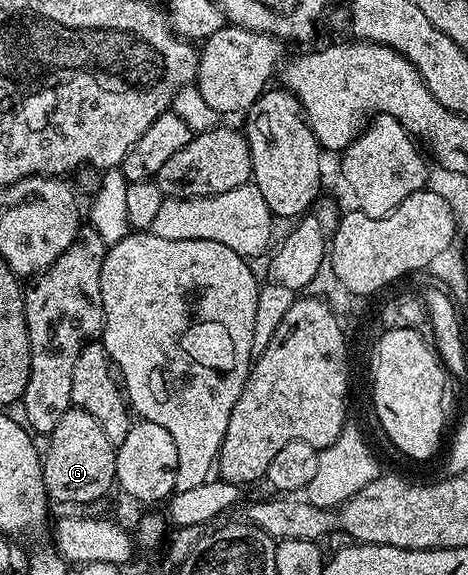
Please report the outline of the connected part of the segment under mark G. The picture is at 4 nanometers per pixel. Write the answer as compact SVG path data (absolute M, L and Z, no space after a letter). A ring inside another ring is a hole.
M71 406L57 421L57 429L46 440L47 451L42 452L43 480L48 500L59 503L95 503L107 490L116 486L116 444L105 437L101 425L89 413Z

